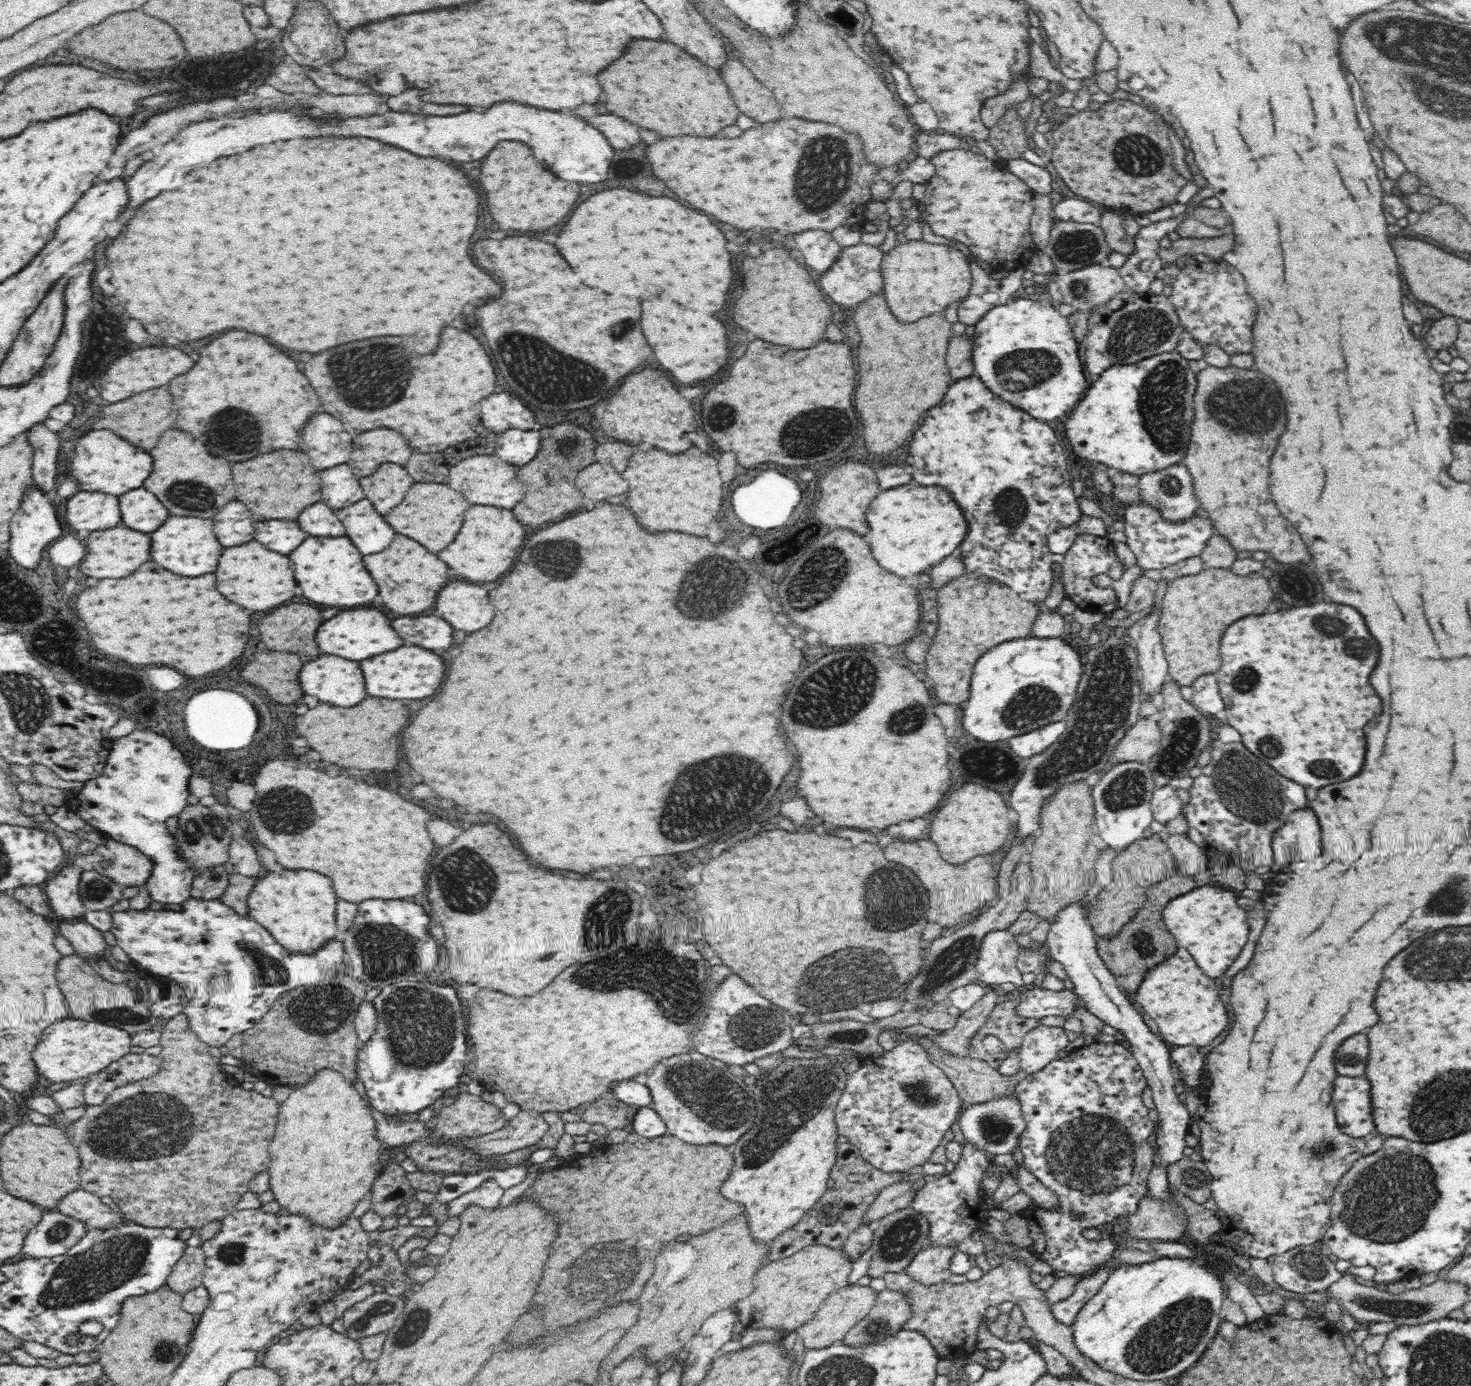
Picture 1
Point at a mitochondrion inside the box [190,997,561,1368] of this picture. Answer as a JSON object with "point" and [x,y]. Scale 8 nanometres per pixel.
{"point":[413,1328]}

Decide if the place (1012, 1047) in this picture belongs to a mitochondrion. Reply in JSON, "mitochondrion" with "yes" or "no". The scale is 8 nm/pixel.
{"mitochondrion":"no"}

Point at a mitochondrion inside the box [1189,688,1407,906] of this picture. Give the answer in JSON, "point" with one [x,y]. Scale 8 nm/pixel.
{"point":[1243,786]}

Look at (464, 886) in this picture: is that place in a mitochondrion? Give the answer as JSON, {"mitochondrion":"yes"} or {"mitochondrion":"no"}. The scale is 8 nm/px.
{"mitochondrion":"yes"}

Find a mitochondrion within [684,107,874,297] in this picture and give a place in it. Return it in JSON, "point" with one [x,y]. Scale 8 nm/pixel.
{"point":[828,161]}

